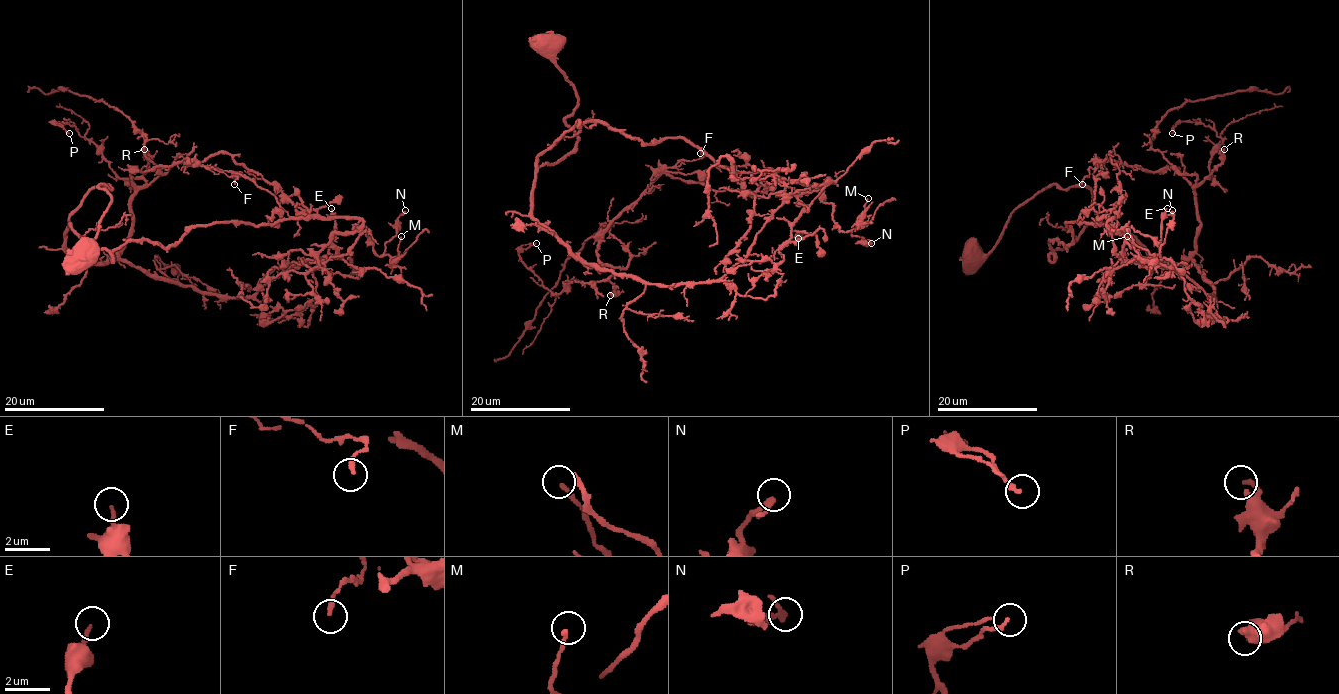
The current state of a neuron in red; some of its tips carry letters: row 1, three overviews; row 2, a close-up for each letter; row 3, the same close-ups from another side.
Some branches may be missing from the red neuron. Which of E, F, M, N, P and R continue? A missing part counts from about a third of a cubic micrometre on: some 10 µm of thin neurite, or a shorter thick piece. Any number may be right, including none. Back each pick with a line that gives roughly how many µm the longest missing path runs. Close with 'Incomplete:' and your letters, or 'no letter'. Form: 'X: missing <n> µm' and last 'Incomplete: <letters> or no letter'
F: missing 15 µm
Incomplete: F

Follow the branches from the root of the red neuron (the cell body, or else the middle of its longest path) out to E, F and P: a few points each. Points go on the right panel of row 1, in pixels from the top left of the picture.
E: (976, 258), (1037, 194), (1084, 185), (1099, 219), (1154, 260), (1190, 260), (1221, 321), (1159, 261), (1167, 208)
F: (976, 258), (1054, 184), (1084, 185), (1154, 260), (1195, 249), (1194, 187), (1177, 168), (1103, 160), (1082, 184)
P: (976, 258), (1057, 184), (1084, 185), (1102, 221), (1182, 263), (1221, 139), (1195, 122), (1172, 133)

